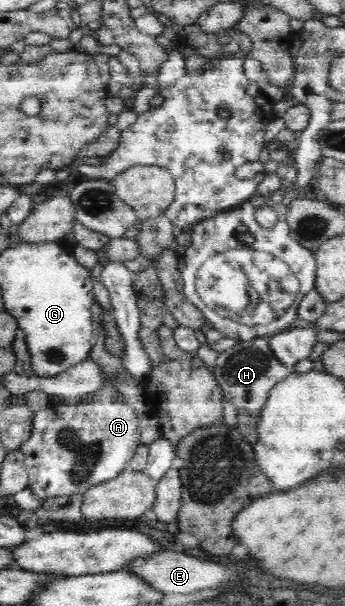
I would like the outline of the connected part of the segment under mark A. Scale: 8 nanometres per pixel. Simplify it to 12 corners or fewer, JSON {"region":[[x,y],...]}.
{"region":[[122,400],[53,401],[20,446],[41,499],[121,475],[143,444]]}

